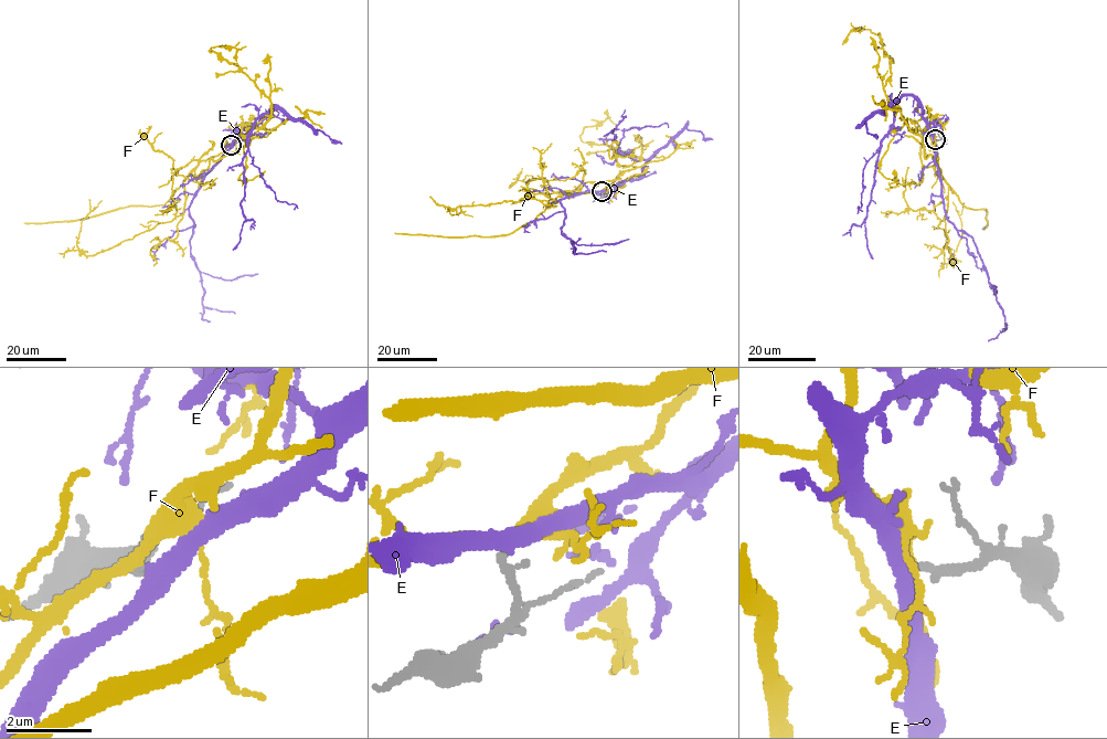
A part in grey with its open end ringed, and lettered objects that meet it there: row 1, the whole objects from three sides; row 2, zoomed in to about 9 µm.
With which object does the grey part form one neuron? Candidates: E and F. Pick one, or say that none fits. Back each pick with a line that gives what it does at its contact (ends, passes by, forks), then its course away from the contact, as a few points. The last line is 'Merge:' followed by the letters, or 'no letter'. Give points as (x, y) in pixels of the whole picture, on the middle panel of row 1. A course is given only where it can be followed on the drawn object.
E: it passes by; course (603, 191), (636, 180), (646, 161), (619, 150), (611, 132), (616, 129), (603, 136)
Merge: E

